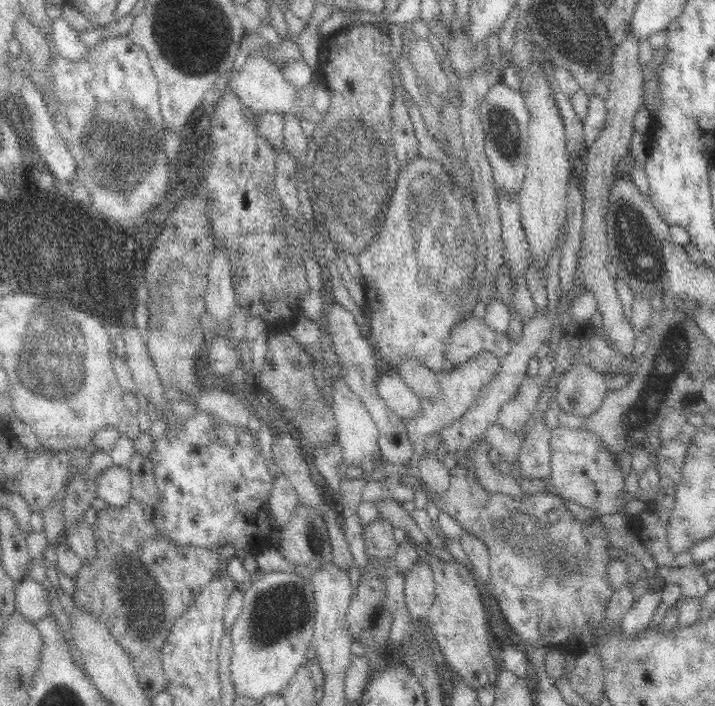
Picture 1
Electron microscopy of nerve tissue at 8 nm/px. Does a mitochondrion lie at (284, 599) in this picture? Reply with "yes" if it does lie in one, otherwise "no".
yes

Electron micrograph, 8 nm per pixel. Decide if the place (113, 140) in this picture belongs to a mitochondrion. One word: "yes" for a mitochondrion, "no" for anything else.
yes

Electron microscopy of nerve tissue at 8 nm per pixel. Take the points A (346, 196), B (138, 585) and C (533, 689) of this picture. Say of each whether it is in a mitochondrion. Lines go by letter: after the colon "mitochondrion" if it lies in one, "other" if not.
A: mitochondrion
B: mitochondrion
C: other

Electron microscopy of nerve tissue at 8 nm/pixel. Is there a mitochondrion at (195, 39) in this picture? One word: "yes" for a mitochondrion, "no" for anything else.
yes

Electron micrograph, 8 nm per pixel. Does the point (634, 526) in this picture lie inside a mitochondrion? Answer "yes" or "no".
no

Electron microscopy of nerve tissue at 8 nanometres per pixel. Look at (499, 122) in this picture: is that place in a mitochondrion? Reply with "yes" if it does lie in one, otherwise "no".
no

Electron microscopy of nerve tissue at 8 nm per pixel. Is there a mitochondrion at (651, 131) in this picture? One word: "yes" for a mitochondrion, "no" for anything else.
no

